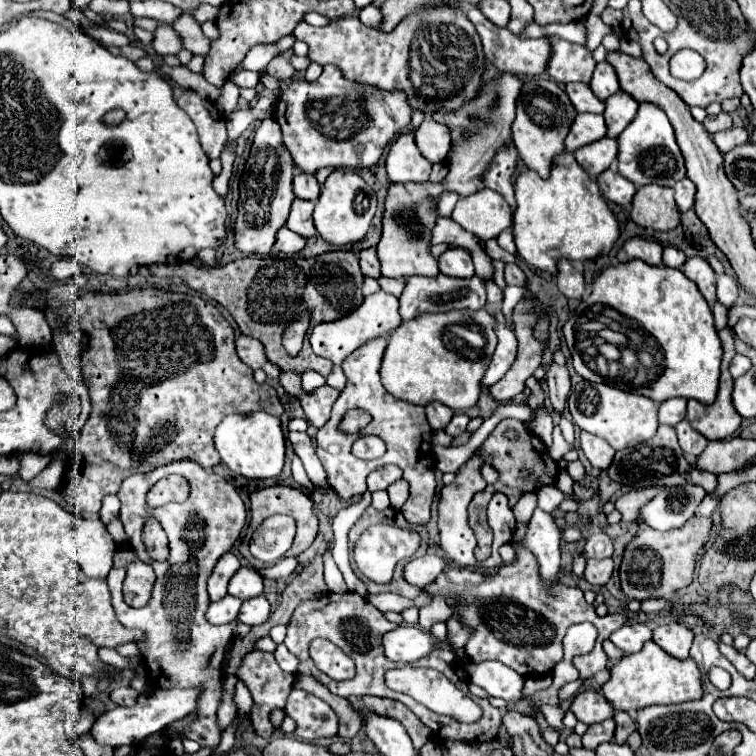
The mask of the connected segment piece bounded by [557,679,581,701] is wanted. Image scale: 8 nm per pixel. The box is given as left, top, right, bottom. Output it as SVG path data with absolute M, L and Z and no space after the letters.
M577 679L577 681L571 681L571 683L567 683L567 685L563 685L561 689L559 689L559 699L563 701L563 699L571 699L571 697L575 697L575 693L579 691L579 687L581 687L581 679Z

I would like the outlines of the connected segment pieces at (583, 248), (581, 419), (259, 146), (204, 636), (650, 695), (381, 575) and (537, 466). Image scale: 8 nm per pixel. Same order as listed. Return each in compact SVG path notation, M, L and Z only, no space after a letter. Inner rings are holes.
M563 151L553 159L551 175L547 181L531 169L517 177L515 201L517 209L513 215L513 237L517 255L541 271L557 271L553 275L557 289L567 299L581 299L585 293L583 273L573 269L569 261L589 261L599 255L607 255L613 243L619 239L619 223L601 197L597 183L591 181L591 177L579 167L569 151Z
M579 381L573 385L569 399L567 399L569 413L573 423L579 429L585 429L593 435L603 437L613 449L625 449L631 445L639 445L641 441L649 441L658 428L659 404L637 393L627 393L614 385L607 383L593 383L593 381Z
M265 119L261 121L255 133L251 155L245 163L245 171L239 183L241 199L239 199L239 215L233 225L233 235L235 235L235 247L241 253L267 255L271 251L275 235L285 225L291 203L295 199L291 179L293 179L293 159L287 147L283 145L279 123L275 119Z
M177 461L169 463L165 467L159 467L151 473L143 475L131 475L123 481L119 493L121 511L119 519L123 521L127 541L131 543L135 555L139 561L149 563L157 575L157 583L153 589L153 597L147 607L133 609L123 601L123 581L125 581L125 569L111 569L107 583L113 595L113 607L117 613L117 619L127 629L139 629L143 631L143 639L135 641L139 647L147 667L157 663L161 667L161 675L171 681L173 687L199 687L201 693L197 697L197 707L193 711L195 719L179 733L179 739L193 739L201 747L215 749L221 741L221 727L217 721L217 709L223 701L223 659L229 651L229 645L233 643L233 631L237 627L237 621L229 625L211 625L205 619L207 611L207 579L217 563L217 559L231 551L233 543L239 539L241 529L247 519L247 511L243 505L243 499L239 497L237 489L221 475L203 469L201 465L193 461ZM179 473L183 475L189 485L191 493L185 503L167 503L157 509L147 509L145 497L147 491L165 475ZM153 515L161 527L167 533L167 539L171 541L171 555L165 563L153 561L141 541L141 529L145 519Z
M647 641L641 651L623 655L621 661L617 661L609 669L611 677L601 687L607 701L611 701L613 709L617 711L637 711L647 705L669 705L669 703L683 703L691 699L699 699L703 695L701 689L701 673L697 665L687 659L679 661L671 655L667 655L659 645L653 641Z
M379 523L379 525L371 525L369 529L365 529L361 533L361 537L355 541L355 549L353 549L353 557L355 557L355 563L359 567L359 571L375 581L375 583L389 583L391 581L391 575L393 575L393 569L399 561L403 559L409 559L413 557L413 553L419 549L419 543L421 543L421 535L417 531L411 531L411 529L401 529L397 525L385 525L385 523Z
M514 418L503 419L475 453L479 453L479 457L499 473L495 489L499 489L501 493L505 493L509 497L509 505L515 505L519 501L521 493L525 493L529 489L537 491L539 487L553 483L557 477L557 463L549 457L547 447L537 439L537 435L533 435L531 431L526 429L522 421ZM509 429L515 431L517 439L507 437L507 430ZM523 469L529 471L527 479L519 475Z

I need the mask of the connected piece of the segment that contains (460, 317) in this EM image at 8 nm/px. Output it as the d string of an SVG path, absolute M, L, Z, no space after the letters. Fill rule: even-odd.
M483 307L479 311L461 309L461 311L447 311L447 313L421 313L411 321L403 321L395 333L389 335L389 343L381 363L381 383L383 387L403 401L411 401L415 405L427 405L429 401L441 401L443 405L451 407L453 411L469 409L479 399L479 381L491 361L491 355L497 345L497 335L493 331L495 317ZM451 323L479 323L483 327L483 335L487 345L483 349L483 357L467 359L457 355L443 345L443 329Z

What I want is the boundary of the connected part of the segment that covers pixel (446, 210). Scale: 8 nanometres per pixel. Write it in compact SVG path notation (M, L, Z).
M443 191L439 201L439 213L441 217L451 217L451 211L455 209L455 203L459 201L459 195L453 191Z

